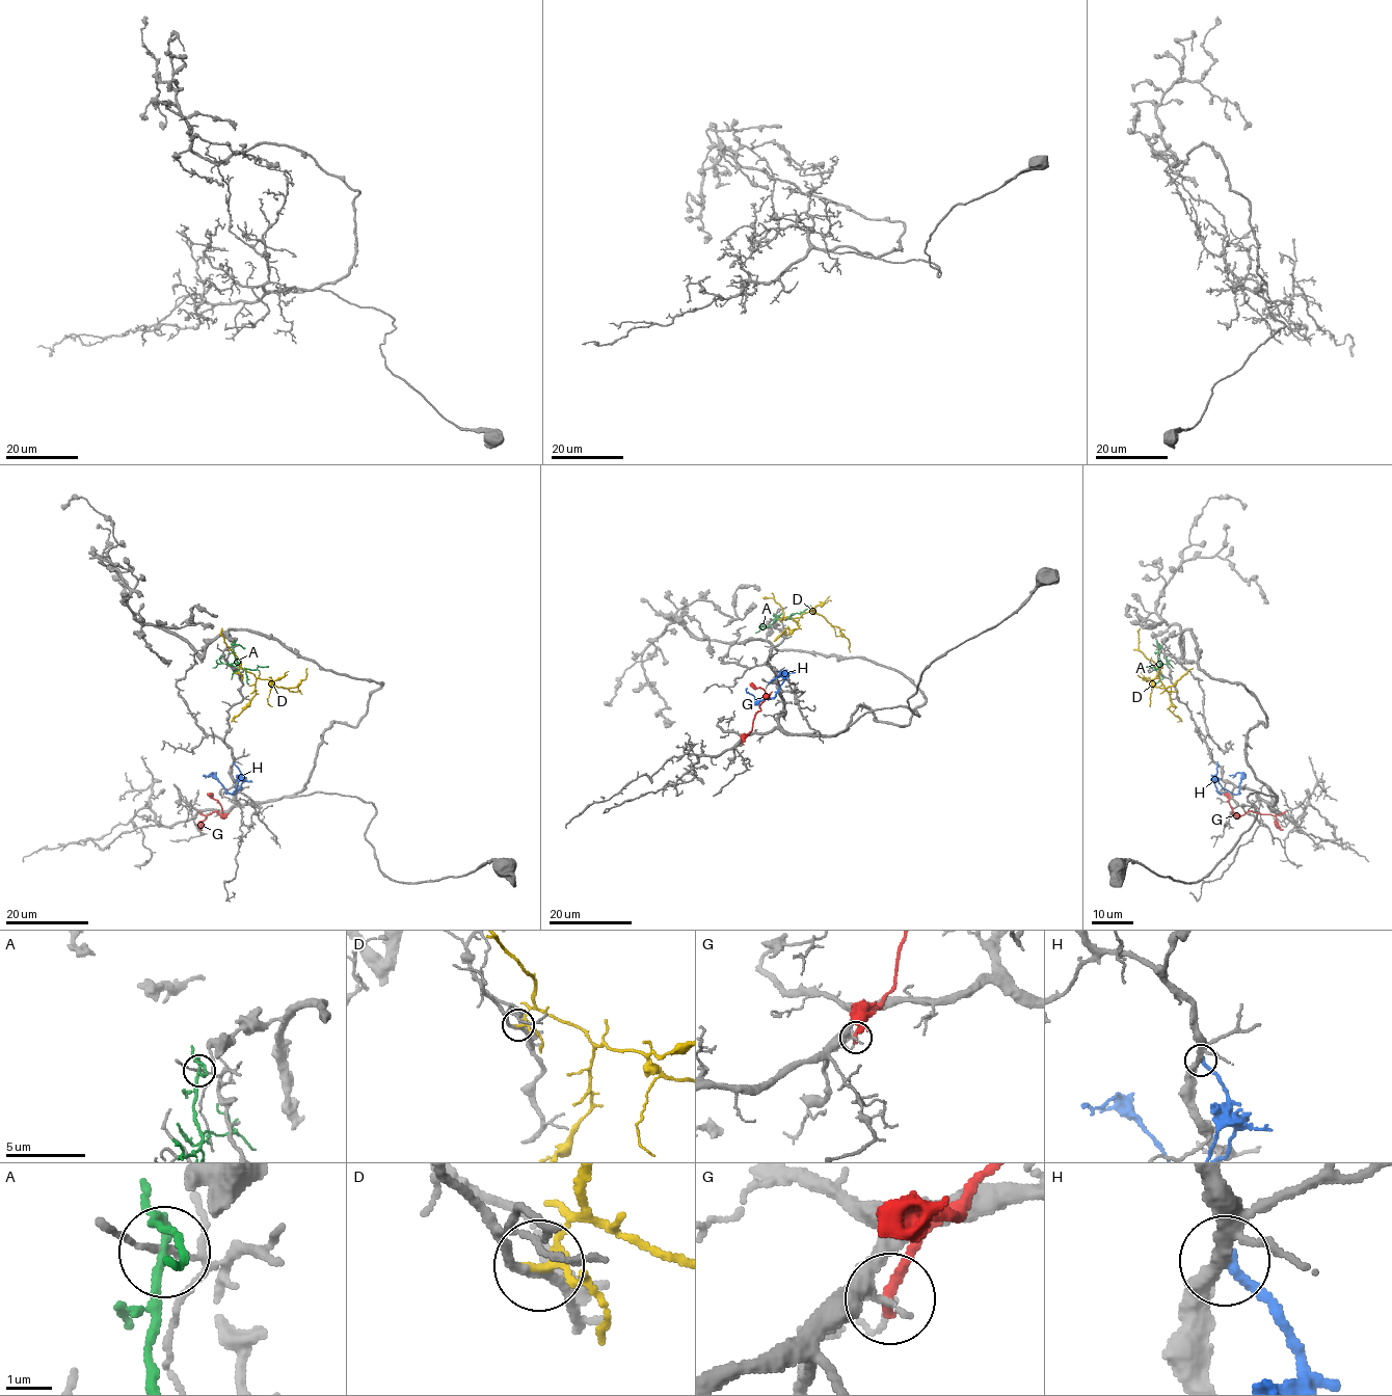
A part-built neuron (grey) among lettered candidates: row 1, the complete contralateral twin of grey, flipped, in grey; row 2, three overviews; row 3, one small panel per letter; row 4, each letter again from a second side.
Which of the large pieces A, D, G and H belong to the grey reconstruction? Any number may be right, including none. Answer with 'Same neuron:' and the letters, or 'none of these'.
Same neuron: none of these

